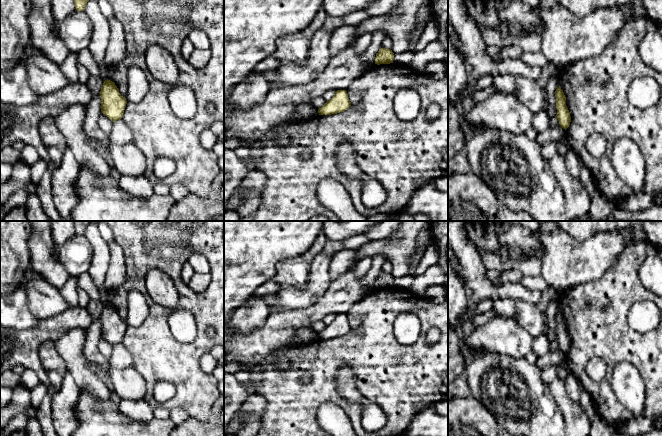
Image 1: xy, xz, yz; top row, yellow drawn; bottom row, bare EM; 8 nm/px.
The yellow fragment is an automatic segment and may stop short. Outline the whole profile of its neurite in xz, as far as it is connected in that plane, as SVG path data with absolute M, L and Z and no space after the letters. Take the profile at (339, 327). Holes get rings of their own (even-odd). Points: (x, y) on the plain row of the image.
M337 314L333 322L318 333L319 339L331 339L344 336L351 330L346 314Z

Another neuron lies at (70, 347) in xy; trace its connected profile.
M86 329L71 330L55 342L55 349L81 389L99 401L110 401L111 392L106 384L95 376L89 367L89 361L84 356L85 335Z

